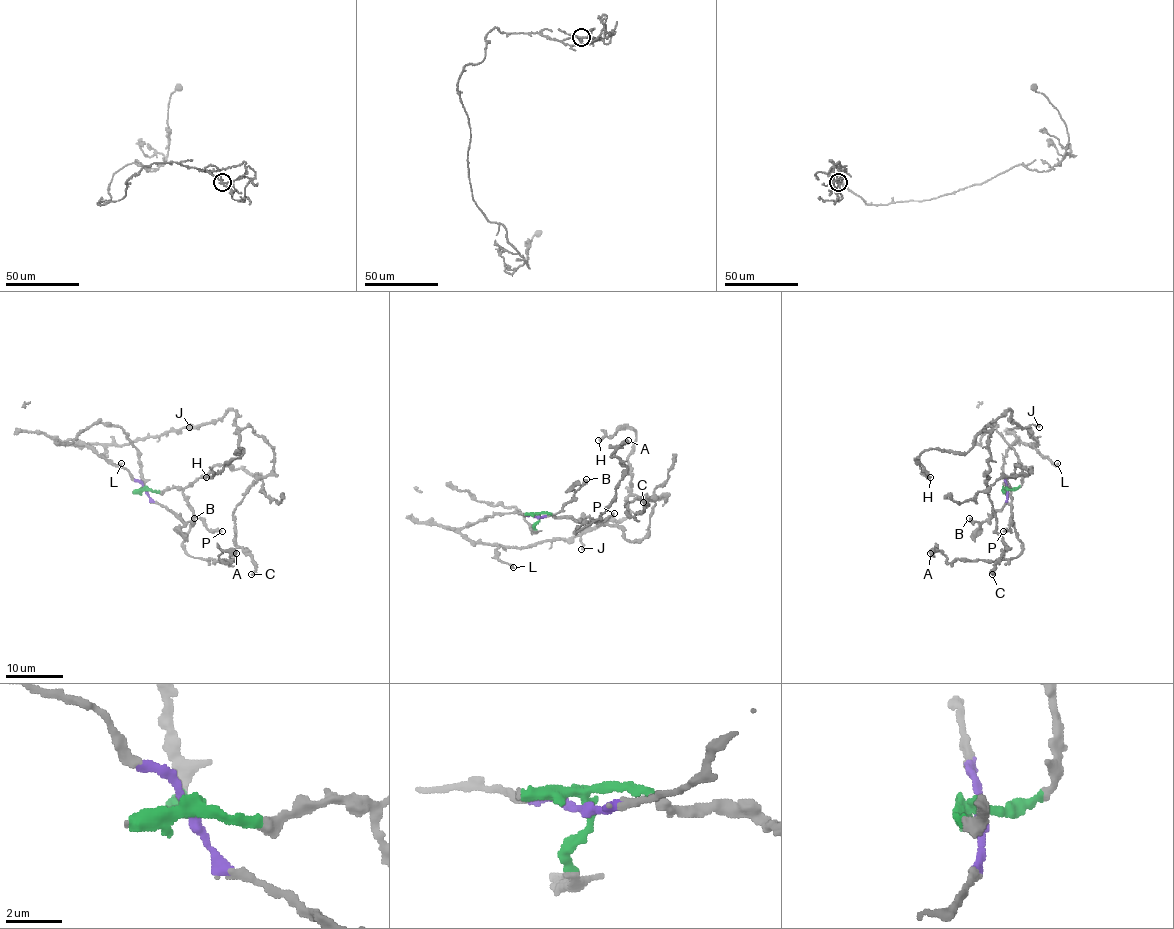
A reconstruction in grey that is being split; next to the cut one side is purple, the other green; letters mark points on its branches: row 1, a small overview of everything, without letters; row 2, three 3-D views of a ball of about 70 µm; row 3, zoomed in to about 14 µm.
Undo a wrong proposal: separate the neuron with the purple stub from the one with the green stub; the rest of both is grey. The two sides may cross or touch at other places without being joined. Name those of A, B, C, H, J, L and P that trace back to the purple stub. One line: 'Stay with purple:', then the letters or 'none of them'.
Stay with purple: B, C, H, J, L

